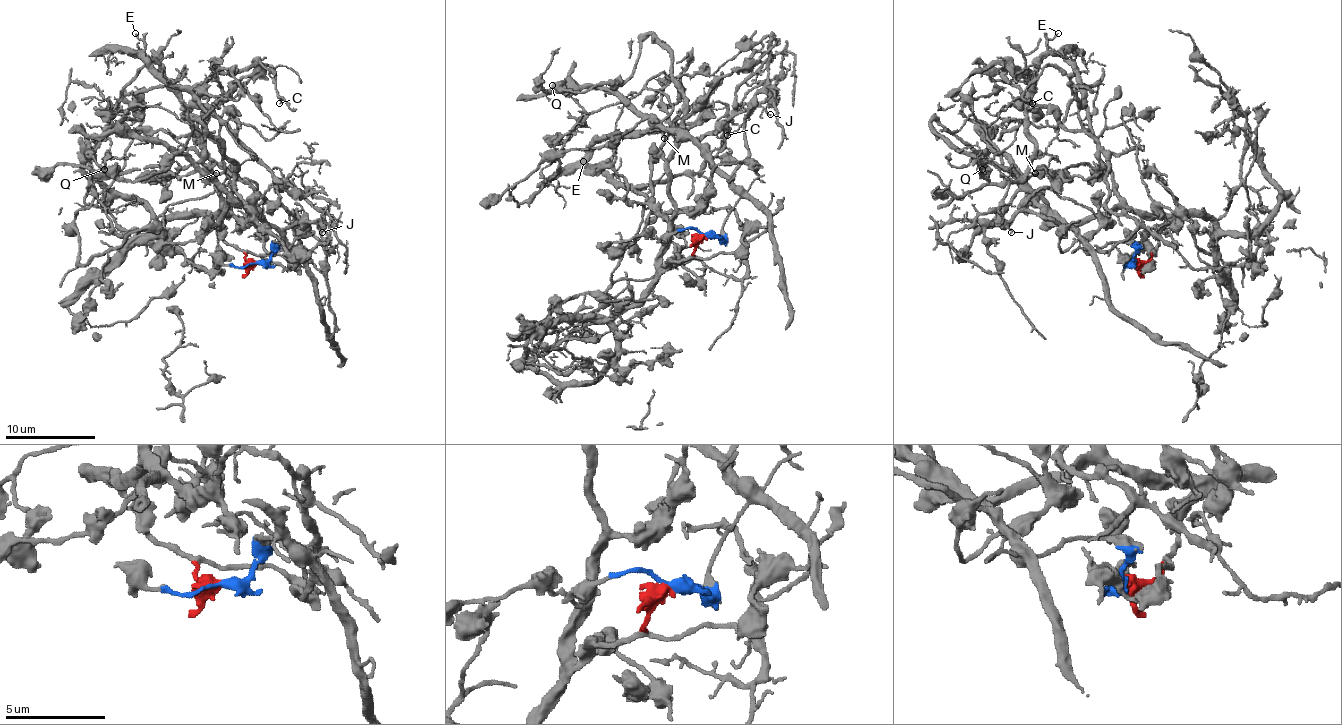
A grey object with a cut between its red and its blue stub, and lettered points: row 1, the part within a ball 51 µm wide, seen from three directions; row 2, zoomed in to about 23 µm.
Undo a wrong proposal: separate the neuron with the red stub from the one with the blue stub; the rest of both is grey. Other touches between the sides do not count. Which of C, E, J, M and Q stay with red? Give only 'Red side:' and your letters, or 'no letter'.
Red side: C, E, Q

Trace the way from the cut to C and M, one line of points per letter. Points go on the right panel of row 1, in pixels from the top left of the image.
C: (1131, 262), (1151, 255), (1162, 221), (1122, 199), (1072, 81), (1042, 70), (1022, 97), (1031, 104)
M: (1131, 262), (1135, 253), (1131, 244), (1088, 246), (1038, 201), (1024, 176), (1029, 172), (1036, 174)

